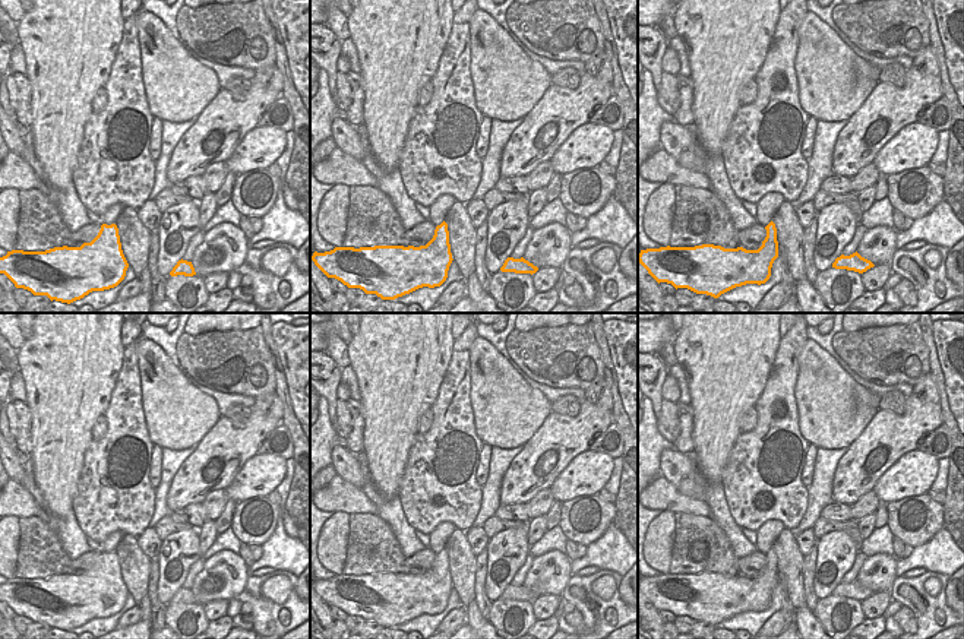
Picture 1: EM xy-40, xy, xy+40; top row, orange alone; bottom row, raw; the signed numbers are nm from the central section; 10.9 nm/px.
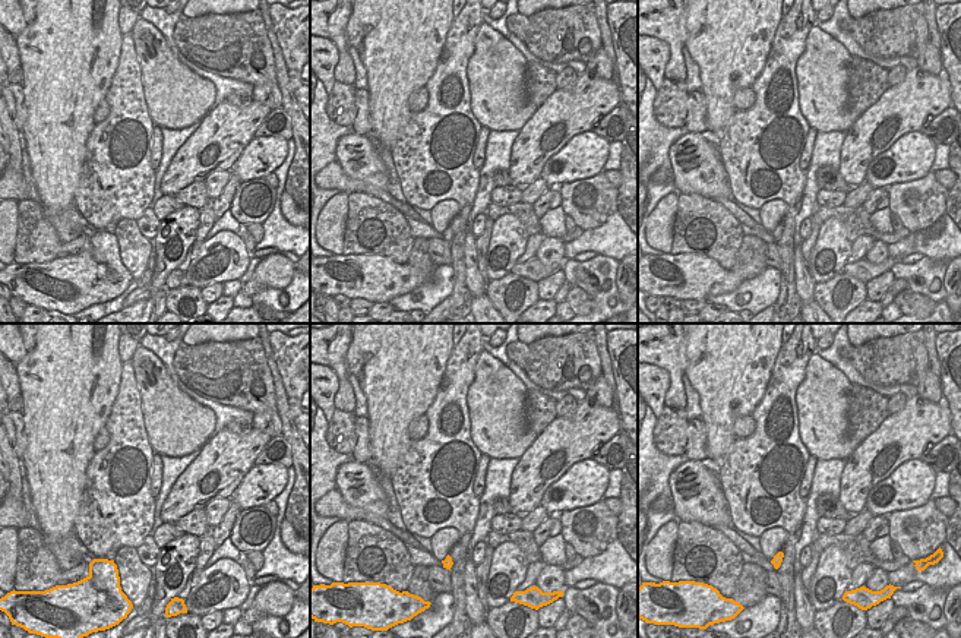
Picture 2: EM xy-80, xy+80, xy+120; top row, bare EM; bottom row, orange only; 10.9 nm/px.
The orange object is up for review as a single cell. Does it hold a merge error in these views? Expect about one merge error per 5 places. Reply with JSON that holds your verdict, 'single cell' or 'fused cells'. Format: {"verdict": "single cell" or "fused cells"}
{"verdict": "single cell"}

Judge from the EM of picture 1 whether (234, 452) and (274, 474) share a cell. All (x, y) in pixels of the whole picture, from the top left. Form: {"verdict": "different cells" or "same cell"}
{"verdict": "different cells"}

